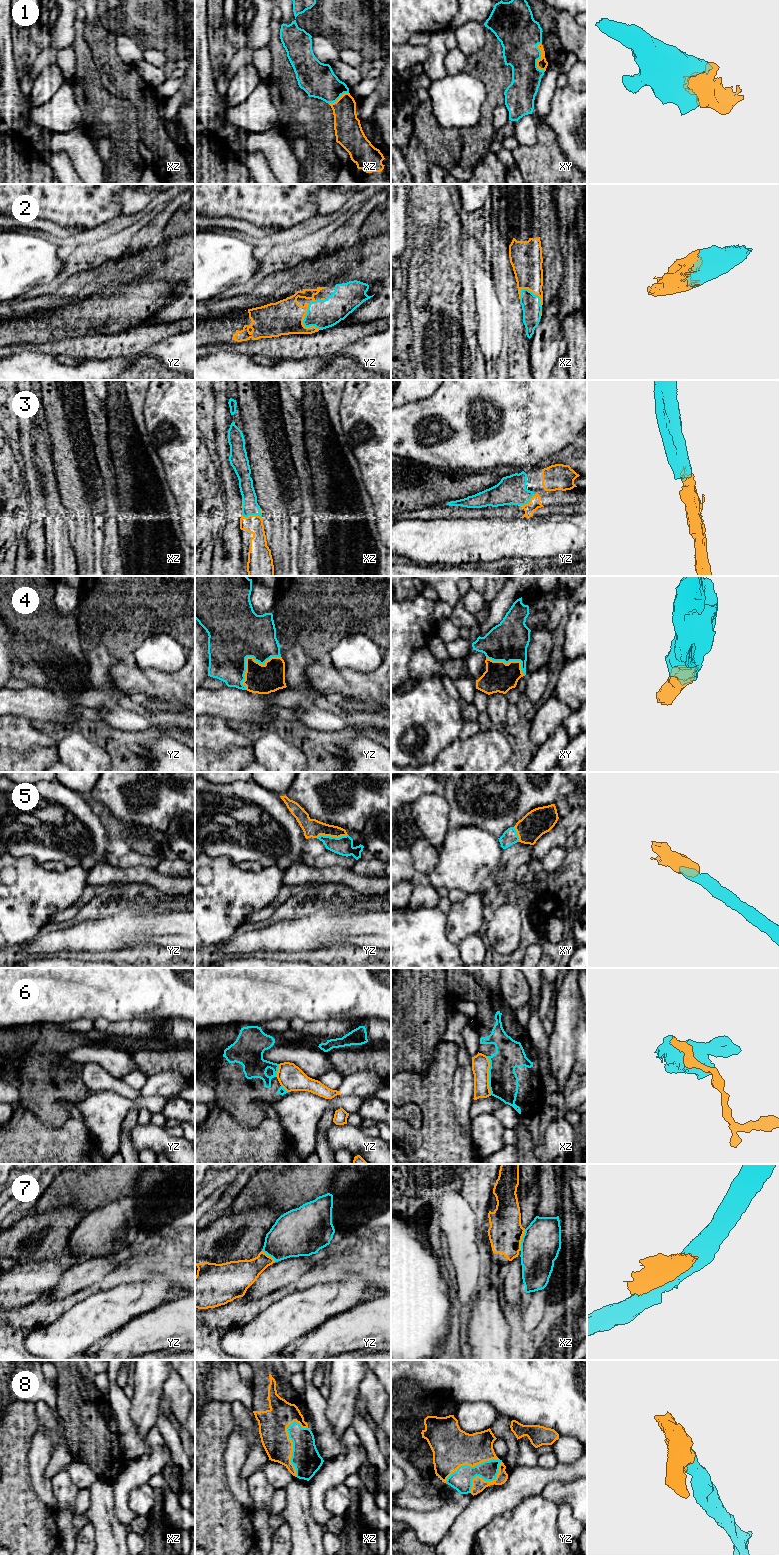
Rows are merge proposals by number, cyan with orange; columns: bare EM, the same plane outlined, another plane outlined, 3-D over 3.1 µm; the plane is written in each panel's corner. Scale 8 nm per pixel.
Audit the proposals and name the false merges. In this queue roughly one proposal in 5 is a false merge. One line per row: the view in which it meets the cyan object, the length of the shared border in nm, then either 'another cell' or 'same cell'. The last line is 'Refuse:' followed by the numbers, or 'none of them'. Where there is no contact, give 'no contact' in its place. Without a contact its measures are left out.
1: contact in xy; length 240 nm; same cell
2: contact in yz; length 240 nm; same cell
3: contact in xz; length 160 nm; same cell
4: contact in yz; length 400 nm; same cell
5: contact in yz; length 260 nm; same cell
6: contact in xz; length 320 nm; another cell
7: contact in xz; length 180 nm; another cell
8: contact in xz; length 460 nm; same cell
Refuse: 6, 7

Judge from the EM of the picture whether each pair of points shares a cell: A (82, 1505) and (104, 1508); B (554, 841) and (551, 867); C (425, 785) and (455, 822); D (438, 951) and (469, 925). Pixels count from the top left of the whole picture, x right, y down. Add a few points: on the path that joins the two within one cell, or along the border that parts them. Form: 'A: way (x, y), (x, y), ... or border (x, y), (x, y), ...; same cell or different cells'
A: border (89, 1489), (90, 1506), (86, 1511); different cells
B: border (563, 846), (553, 847), (540, 860); different cells
C: border (445, 782), (441, 793); different cells
D: border (446, 917), (446, 936), (457, 945); different cells

